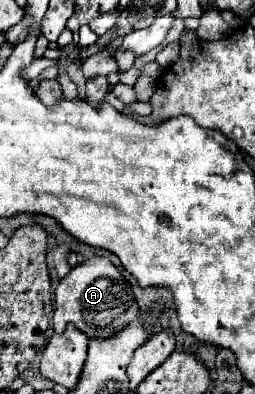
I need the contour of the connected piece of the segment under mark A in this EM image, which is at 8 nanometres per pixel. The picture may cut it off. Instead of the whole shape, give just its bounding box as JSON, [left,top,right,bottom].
[53,257,141,339]

